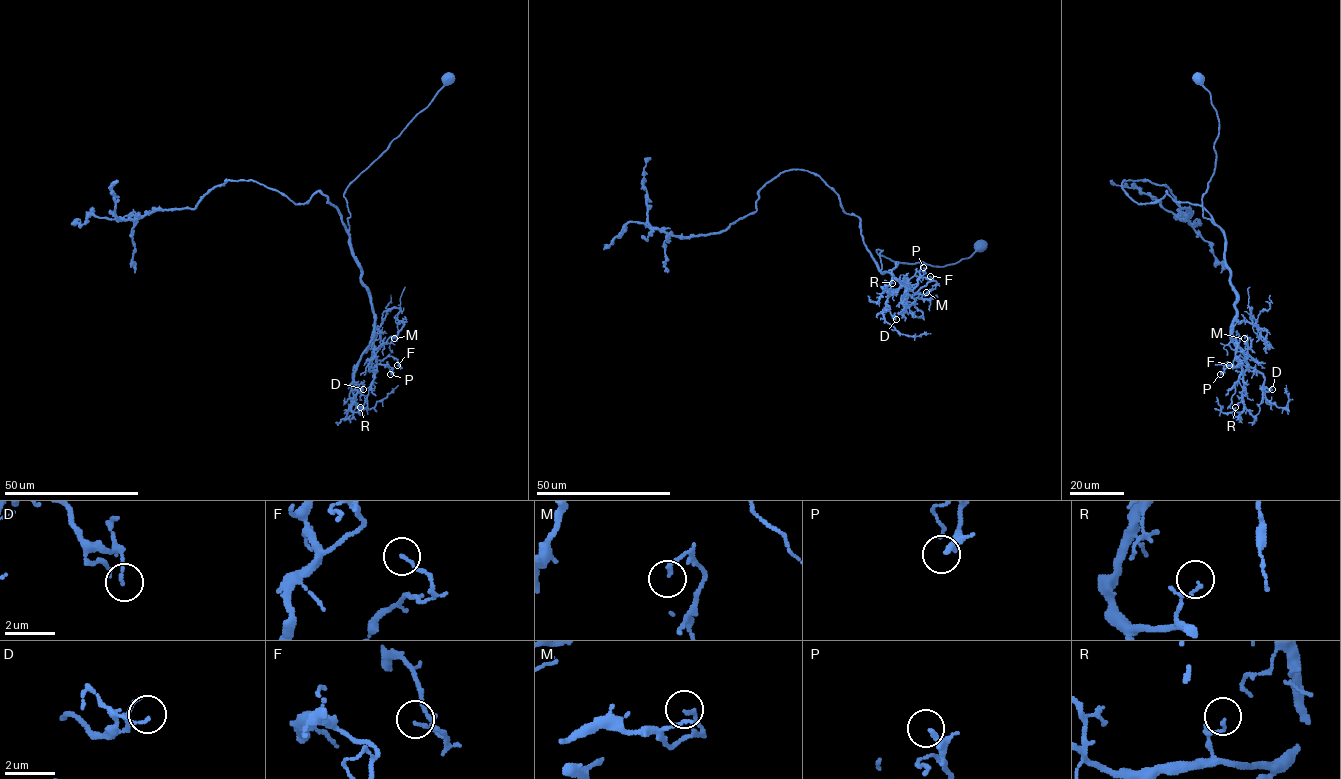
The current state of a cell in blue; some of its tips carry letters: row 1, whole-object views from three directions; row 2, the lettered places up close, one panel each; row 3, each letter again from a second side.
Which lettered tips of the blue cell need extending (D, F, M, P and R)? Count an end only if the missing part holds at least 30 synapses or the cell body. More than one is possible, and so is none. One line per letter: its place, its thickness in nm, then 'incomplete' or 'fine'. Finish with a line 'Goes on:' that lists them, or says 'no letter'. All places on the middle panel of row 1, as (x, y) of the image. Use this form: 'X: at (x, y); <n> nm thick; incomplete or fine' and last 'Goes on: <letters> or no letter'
D: at (896, 319); 100 nm thick; fine
F: at (930, 276); 90 nm thick; fine
M: at (926, 292); 120 nm thick; fine
P: at (923, 267); 190 nm thick; fine
R: at (892, 283); 90 nm thick; fine
Goes on: no letter

